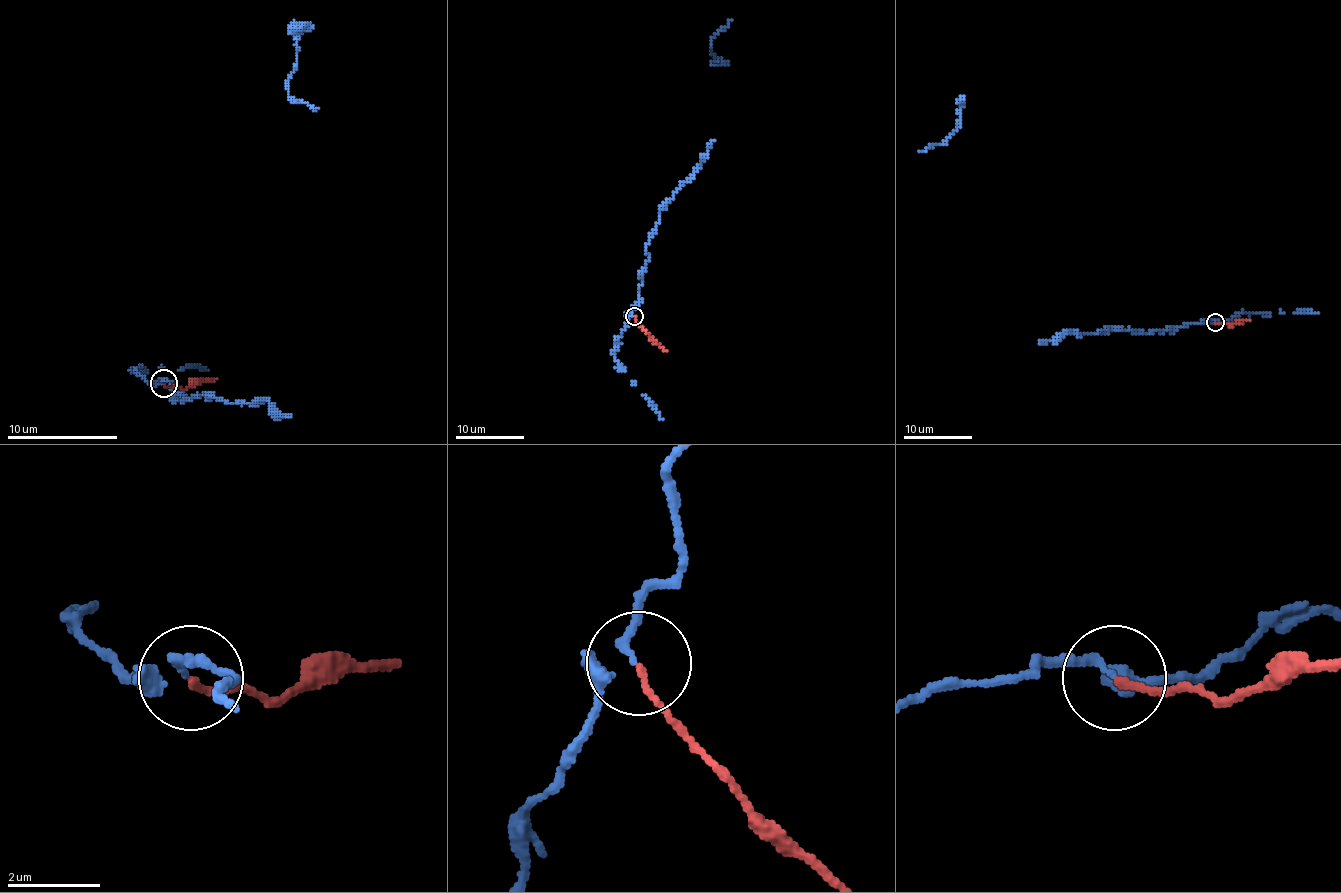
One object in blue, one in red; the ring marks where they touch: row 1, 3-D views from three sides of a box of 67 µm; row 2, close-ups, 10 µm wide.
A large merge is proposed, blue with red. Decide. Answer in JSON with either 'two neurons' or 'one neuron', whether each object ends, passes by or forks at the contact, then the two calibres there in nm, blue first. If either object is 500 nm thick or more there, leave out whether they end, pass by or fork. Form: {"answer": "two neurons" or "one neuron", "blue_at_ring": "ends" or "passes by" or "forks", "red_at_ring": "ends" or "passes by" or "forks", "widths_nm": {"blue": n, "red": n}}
{"answer": "two neurons", "blue_at_ring": "forks", "red_at_ring": "ends", "widths_nm": {"blue": 180, "red": 130}}

